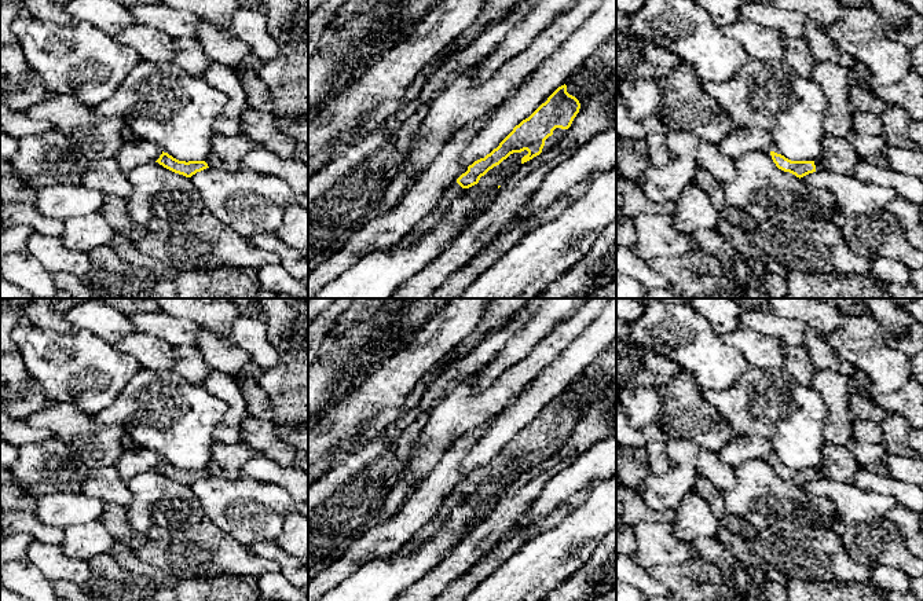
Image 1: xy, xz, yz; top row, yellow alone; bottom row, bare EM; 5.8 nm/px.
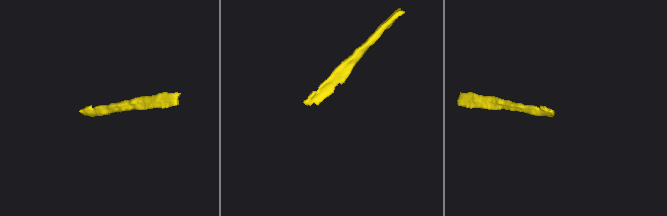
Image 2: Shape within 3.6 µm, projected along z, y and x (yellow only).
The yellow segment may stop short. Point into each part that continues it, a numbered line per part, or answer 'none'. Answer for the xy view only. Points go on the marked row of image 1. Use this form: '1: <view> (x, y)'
none

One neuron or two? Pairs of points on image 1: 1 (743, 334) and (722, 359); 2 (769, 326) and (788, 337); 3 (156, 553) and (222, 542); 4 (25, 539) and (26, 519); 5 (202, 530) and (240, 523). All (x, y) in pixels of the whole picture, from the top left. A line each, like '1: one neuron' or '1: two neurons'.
1: two neurons
2: one neuron
3: one neuron
4: two neurons
5: two neurons

